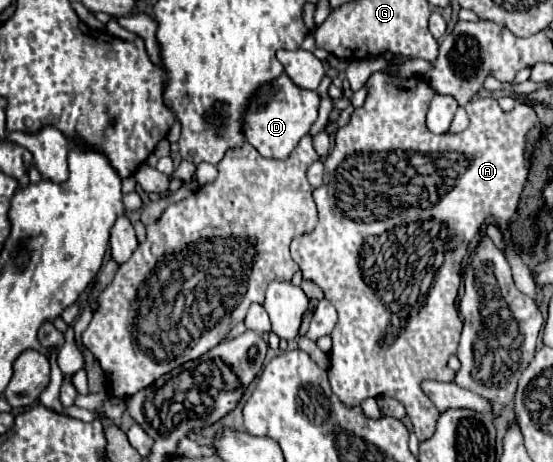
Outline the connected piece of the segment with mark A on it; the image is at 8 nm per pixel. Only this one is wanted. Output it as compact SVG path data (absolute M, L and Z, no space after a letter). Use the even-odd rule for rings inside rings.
M385 69L385 71L375 71L367 83L367 99L365 105L355 109L351 115L351 121L337 129L335 133L335 147L329 153L329 157L325 157L325 189L327 189L327 197L321 195L321 219L315 227L315 231L311 231L309 237L299 237L293 239L291 243L291 255L293 259L299 263L303 279L305 281L313 281L315 285L319 285L323 289L325 299L329 299L333 303L333 307L339 313L339 321L331 333L333 337L333 349L329 353L329 361L331 361L331 371L329 371L329 381L331 381L331 389L333 393L349 407L359 405L365 397L377 397L377 395L389 395L393 399L397 399L399 403L405 405L407 415L411 417L415 435L419 441L425 441L433 435L435 431L435 421L439 417L437 407L429 401L429 397L425 397L425 393L421 391L421 381L423 379L437 379L437 381L453 381L455 371L451 371L447 367L447 359L451 355L457 353L457 345L459 345L459 337L461 337L461 319L457 313L457 297L459 297L459 289L461 289L461 275L459 275L459 261L465 255L465 249L471 241L471 237L483 227L483 223L493 221L497 223L501 229L507 229L509 219L513 215L513 211L517 209L519 197L523 193L525 181L527 181L527 167L525 167L525 133L537 125L537 115L533 111L533 107L525 105L525 103L517 103L513 111L501 111L501 107L497 105L497 101L493 97L479 97L473 99L465 105L467 115L469 115L469 127L461 133L443 133L443 135L435 135L427 129L425 125L425 113L429 107L429 101L433 99L433 89L429 89L429 83L423 77L399 77L395 71ZM371 211L381 211L381 217L377 219L377 215L373 215L373 219L369 217Z

